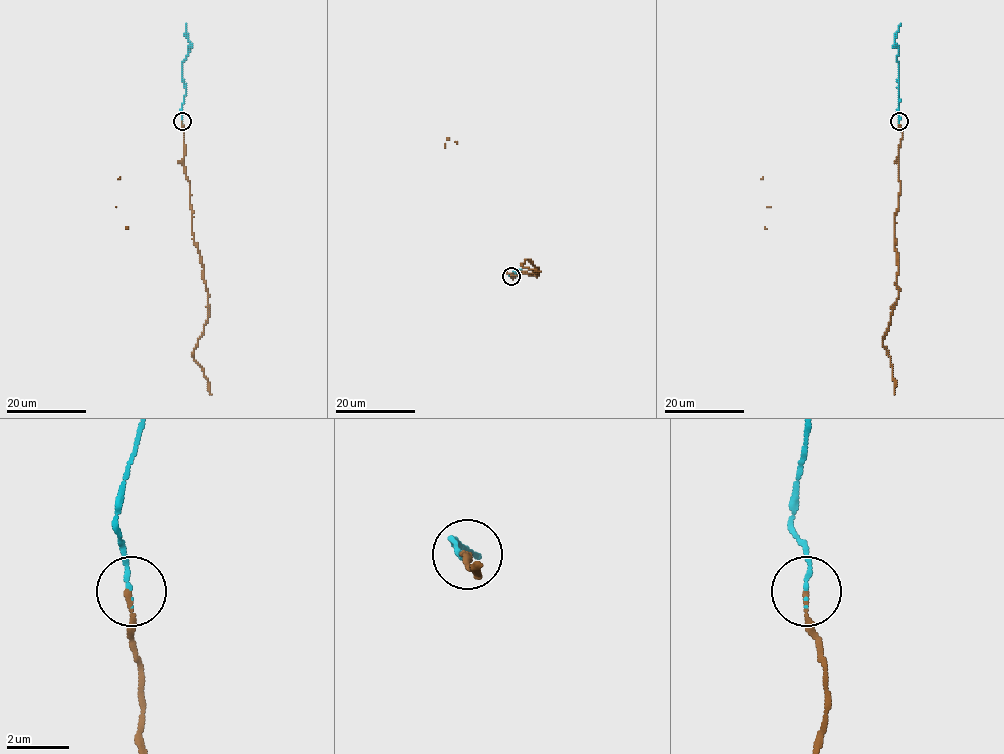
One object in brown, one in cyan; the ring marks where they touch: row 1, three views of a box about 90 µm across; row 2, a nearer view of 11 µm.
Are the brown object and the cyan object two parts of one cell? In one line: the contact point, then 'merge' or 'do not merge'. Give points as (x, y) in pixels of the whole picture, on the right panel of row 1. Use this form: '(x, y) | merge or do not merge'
(899, 121) | merge

